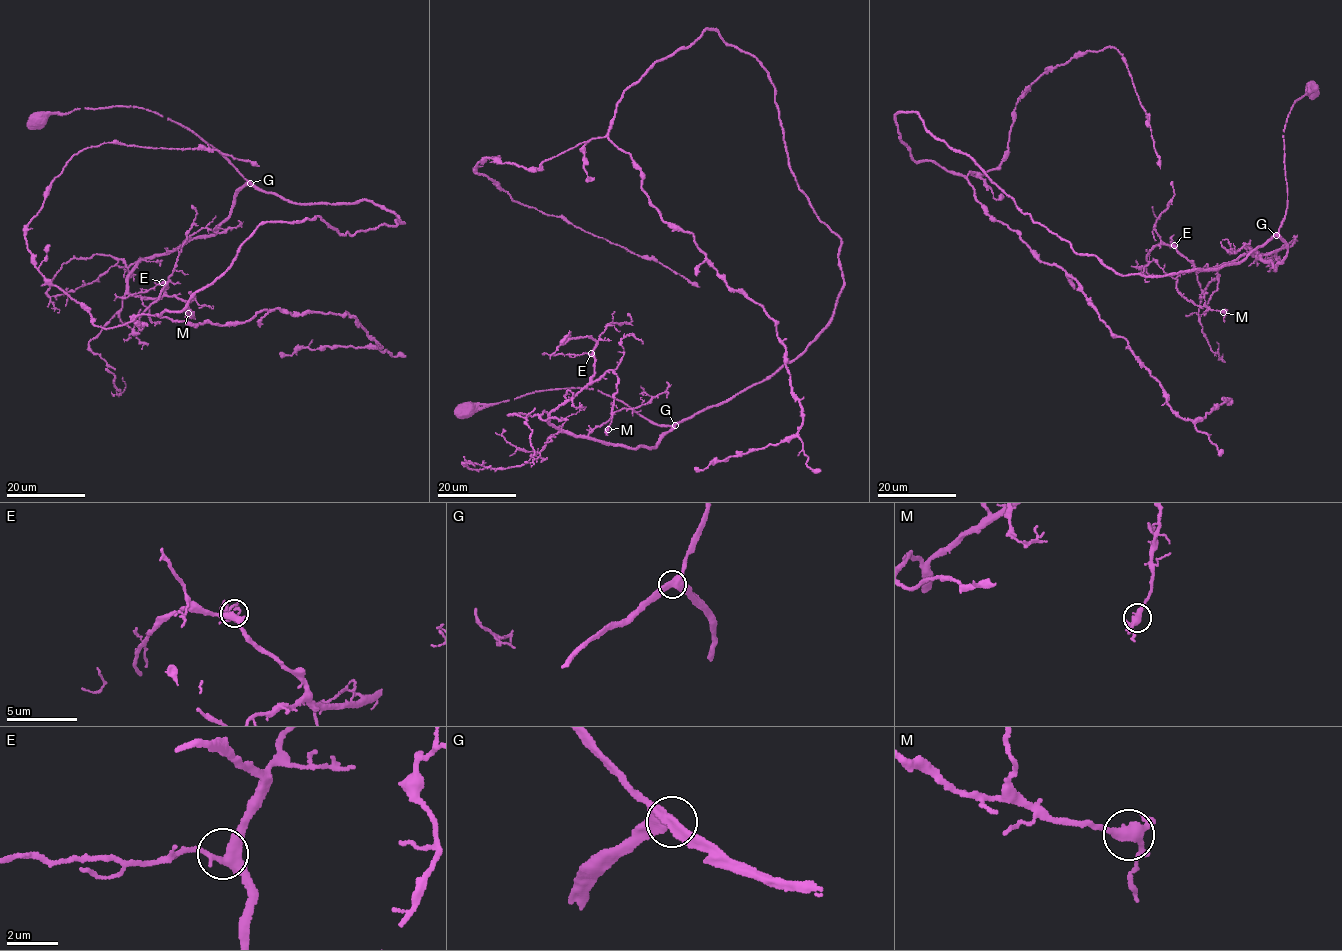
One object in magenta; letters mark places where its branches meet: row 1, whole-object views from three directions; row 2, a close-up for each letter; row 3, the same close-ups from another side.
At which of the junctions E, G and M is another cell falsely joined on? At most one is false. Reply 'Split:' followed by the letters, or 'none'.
Split: none

